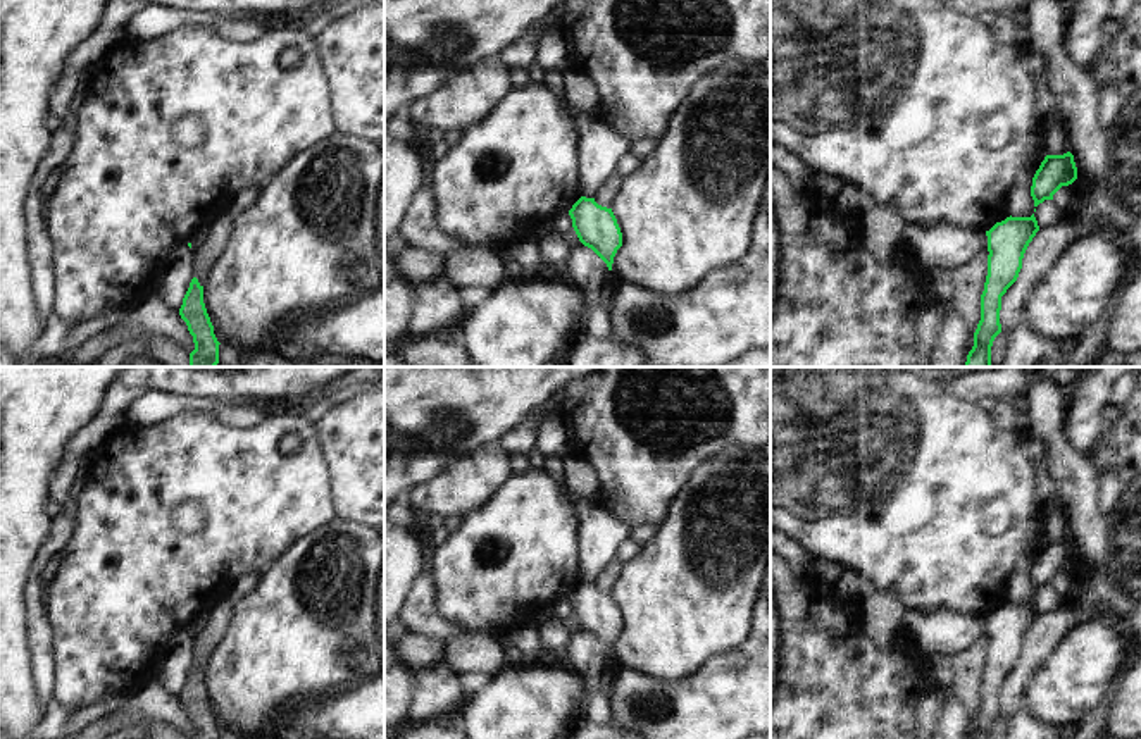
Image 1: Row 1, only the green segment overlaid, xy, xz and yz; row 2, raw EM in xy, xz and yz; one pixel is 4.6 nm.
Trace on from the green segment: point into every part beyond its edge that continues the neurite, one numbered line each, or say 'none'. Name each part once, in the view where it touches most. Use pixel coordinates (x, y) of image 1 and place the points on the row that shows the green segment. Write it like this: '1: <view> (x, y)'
none.

